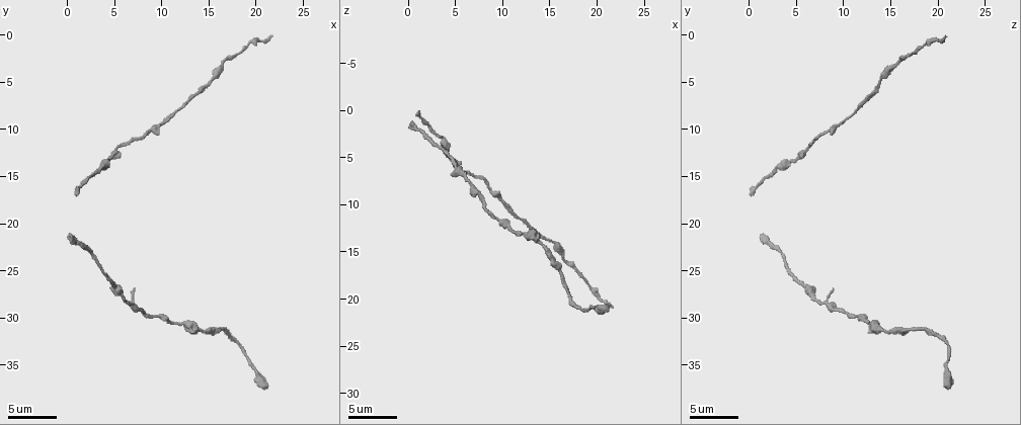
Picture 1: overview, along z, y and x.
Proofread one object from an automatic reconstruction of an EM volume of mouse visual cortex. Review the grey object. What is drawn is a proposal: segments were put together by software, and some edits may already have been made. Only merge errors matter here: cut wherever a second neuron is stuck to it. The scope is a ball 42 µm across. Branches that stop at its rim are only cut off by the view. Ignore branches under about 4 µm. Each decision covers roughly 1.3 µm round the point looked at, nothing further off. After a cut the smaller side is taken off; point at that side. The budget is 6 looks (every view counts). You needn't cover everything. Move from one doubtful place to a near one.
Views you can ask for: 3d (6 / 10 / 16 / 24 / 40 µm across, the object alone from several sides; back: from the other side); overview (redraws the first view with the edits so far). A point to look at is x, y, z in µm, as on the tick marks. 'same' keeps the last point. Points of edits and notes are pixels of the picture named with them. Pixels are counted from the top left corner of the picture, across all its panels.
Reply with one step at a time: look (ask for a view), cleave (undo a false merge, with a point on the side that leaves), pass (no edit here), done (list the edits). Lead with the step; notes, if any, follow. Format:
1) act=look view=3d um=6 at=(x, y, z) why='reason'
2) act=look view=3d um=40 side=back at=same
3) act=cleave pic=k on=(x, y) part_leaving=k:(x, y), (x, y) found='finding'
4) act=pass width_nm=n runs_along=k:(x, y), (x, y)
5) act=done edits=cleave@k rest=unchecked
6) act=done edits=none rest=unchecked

act=look view=3d um=10 at=(5.2, 12.0, 6.2) why='sudden change in width'

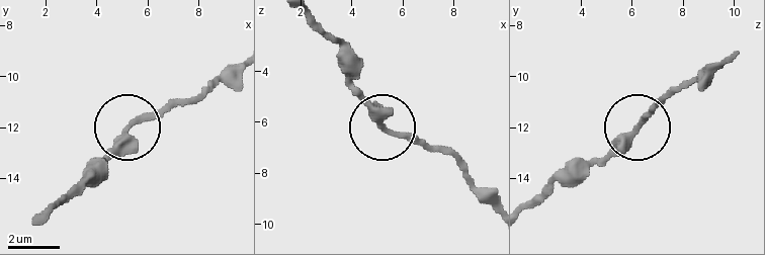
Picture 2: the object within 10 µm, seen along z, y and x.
act=pass width_nm=280 found='continuous, no second neuron'

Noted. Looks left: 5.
act=look view=3d um=10 at=(9.8, 9.4, 9.6)

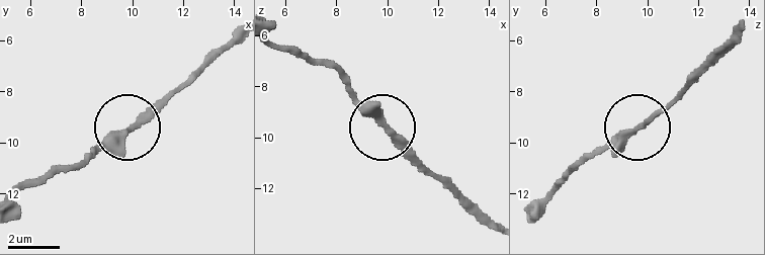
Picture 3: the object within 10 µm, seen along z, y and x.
act=look view=3d um=10 side=back at=(10.1, 9.5, 9.7)

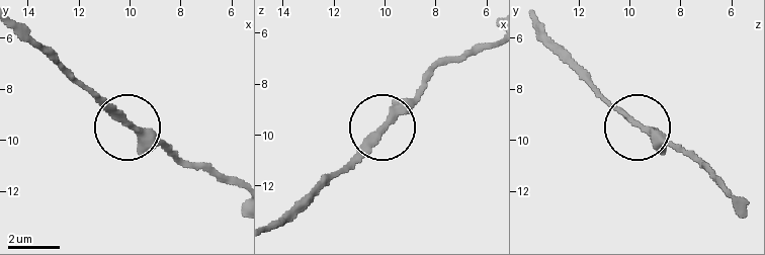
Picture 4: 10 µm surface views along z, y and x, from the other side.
act=pass found='continuous, no second neuron'

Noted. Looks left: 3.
act=look view=3d um=16 at=(14.2, 31.2, 14.6) why='narrows sharply'

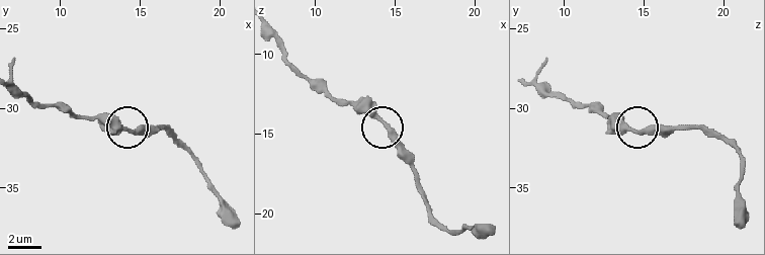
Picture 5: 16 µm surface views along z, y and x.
act=pass runs_along=5:(17, 87), (46, 107), (106, 115), (136, 132), (159, 132) found='one neuron here'

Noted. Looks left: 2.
act=done edits=none rest=unchecked

